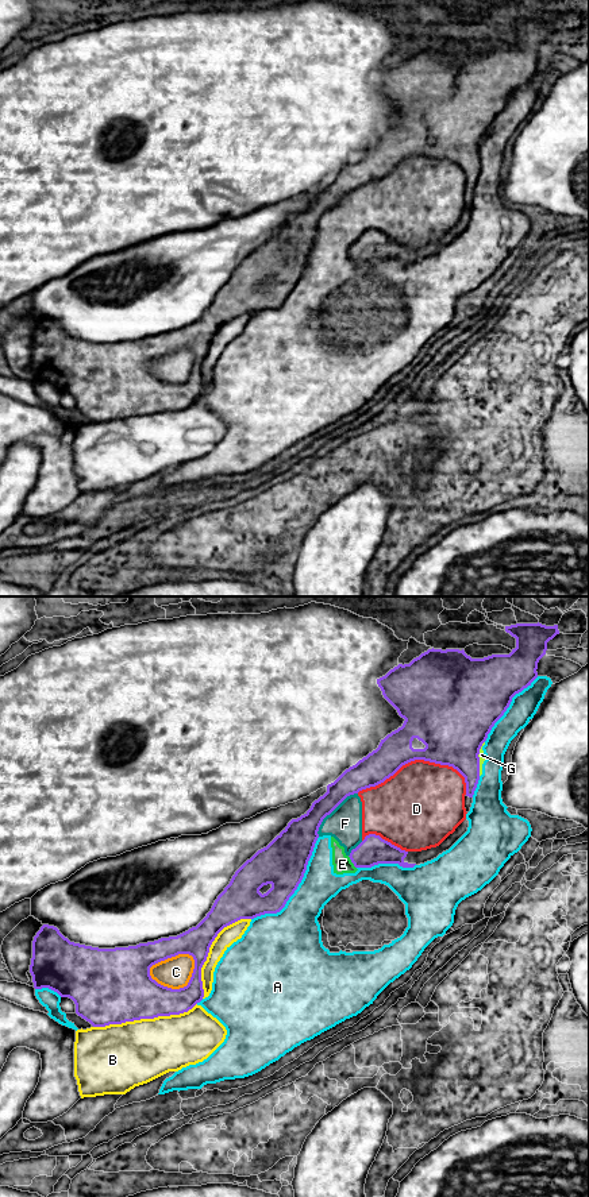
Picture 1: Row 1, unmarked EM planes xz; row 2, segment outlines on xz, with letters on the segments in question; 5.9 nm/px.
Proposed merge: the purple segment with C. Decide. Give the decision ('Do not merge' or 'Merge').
Do not merge

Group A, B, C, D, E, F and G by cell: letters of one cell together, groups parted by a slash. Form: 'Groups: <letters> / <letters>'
Groups: A C D E F G / B

